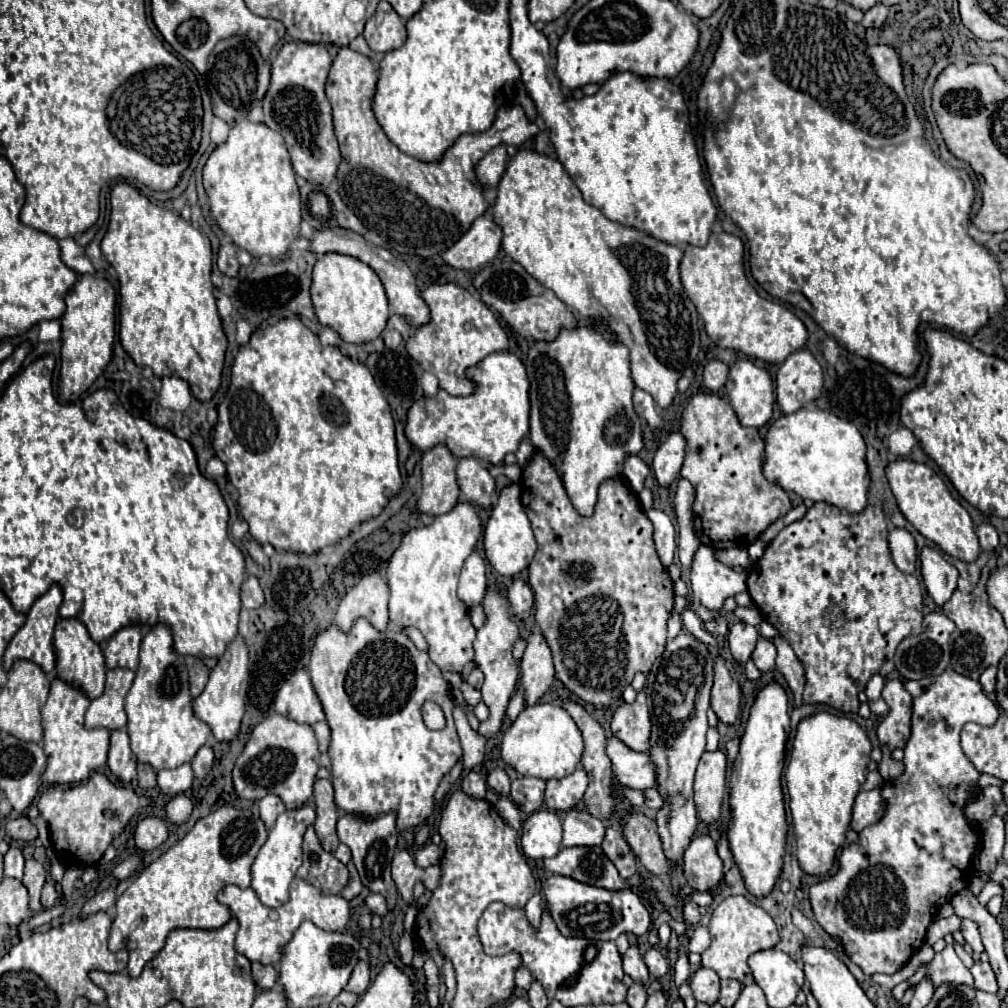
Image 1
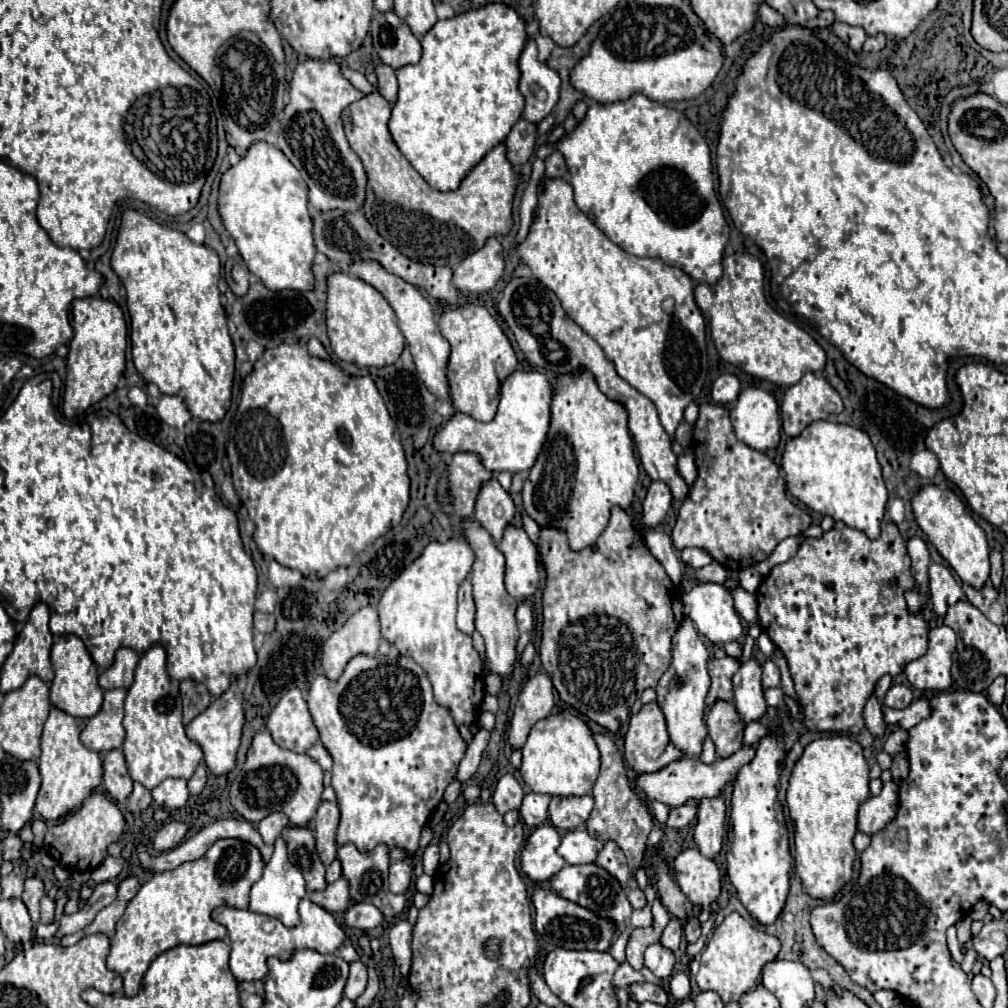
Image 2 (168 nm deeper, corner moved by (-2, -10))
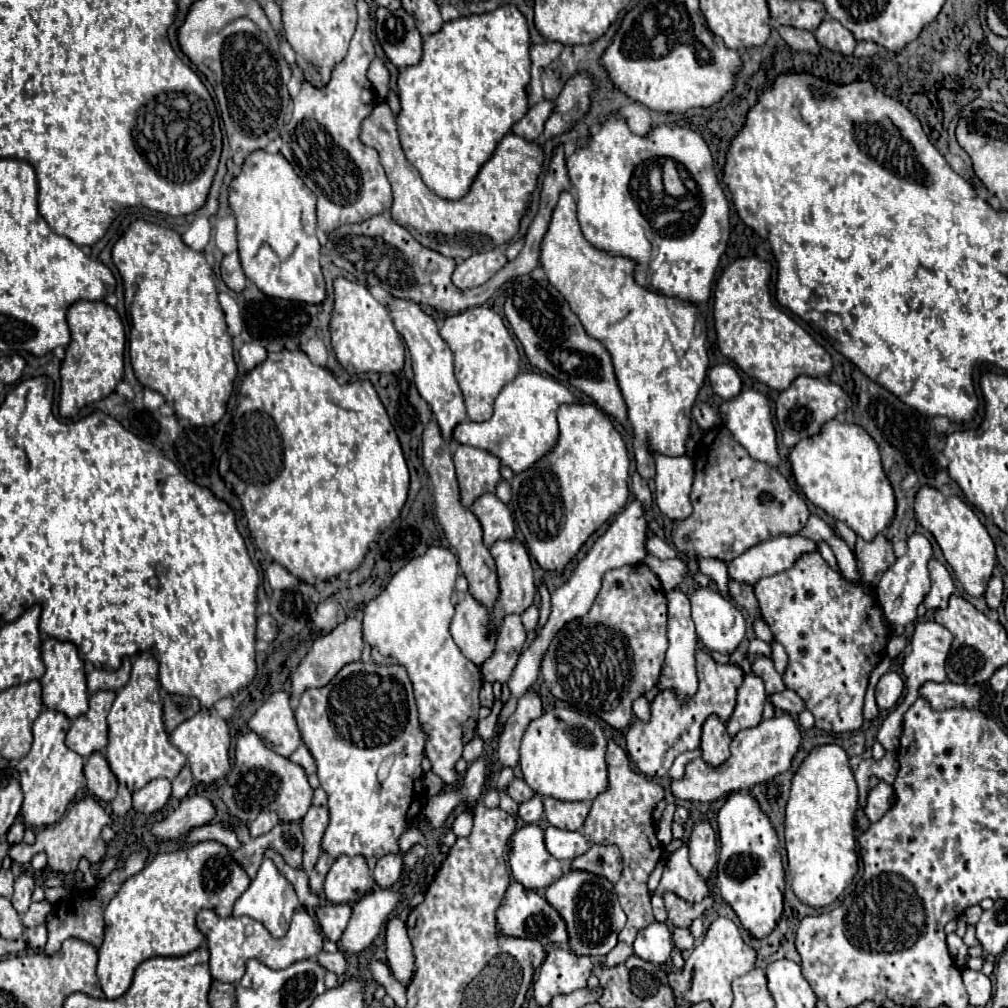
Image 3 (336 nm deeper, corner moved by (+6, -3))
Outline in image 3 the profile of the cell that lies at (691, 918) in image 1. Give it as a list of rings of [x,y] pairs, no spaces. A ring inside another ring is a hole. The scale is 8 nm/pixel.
[[[675,927],[675,931],[673,931],[673,941],[675,941],[675,945],[677,945],[681,951],[691,949],[693,943],[695,943],[695,939],[693,939],[693,935],[691,935],[691,931],[689,931],[687,927]]]

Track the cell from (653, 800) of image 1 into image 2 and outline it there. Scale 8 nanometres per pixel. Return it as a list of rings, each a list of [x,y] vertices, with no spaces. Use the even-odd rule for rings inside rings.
[[[691,800],[689,804],[671,810],[667,826],[671,826],[671,828],[683,828],[683,826],[691,824],[695,820],[695,816],[697,816],[697,802]]]

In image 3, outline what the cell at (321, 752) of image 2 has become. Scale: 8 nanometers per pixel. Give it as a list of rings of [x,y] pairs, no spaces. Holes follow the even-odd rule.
[[[301,745],[291,757],[289,757],[291,761],[297,761],[303,769],[305,769],[305,773],[307,775],[311,775],[311,773],[315,773],[317,771],[317,765],[315,765],[315,759],[313,759],[313,755],[311,755],[311,751],[305,747],[305,745]]]

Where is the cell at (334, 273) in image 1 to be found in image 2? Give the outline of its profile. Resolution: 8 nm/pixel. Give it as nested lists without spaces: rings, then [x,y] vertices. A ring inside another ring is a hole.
[[[339,272],[329,276],[327,294],[327,332],[331,348],[341,360],[359,368],[383,368],[399,360],[405,338],[397,326],[393,308],[371,284]]]

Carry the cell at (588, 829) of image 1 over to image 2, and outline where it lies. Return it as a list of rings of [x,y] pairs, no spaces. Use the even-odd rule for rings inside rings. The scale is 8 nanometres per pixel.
[[[571,830],[563,834],[557,852],[565,858],[567,864],[589,864],[597,858],[601,848],[603,842],[589,836],[587,830]]]

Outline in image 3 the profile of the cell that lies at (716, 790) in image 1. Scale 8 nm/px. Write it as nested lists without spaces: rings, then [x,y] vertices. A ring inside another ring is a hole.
[[[701,821],[691,829],[689,857],[693,867],[707,879],[717,863],[717,839],[709,821]]]

